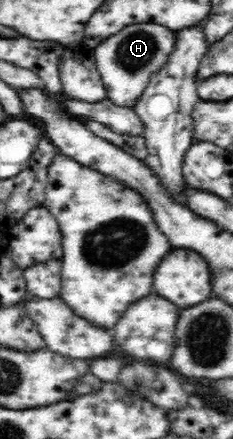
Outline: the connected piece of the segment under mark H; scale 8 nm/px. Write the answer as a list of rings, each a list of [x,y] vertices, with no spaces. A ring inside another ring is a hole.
[[[155,23],[130,24],[113,36],[105,38],[94,50],[95,62],[107,89],[108,99],[120,107],[132,107],[147,83],[174,52],[177,33]]]

